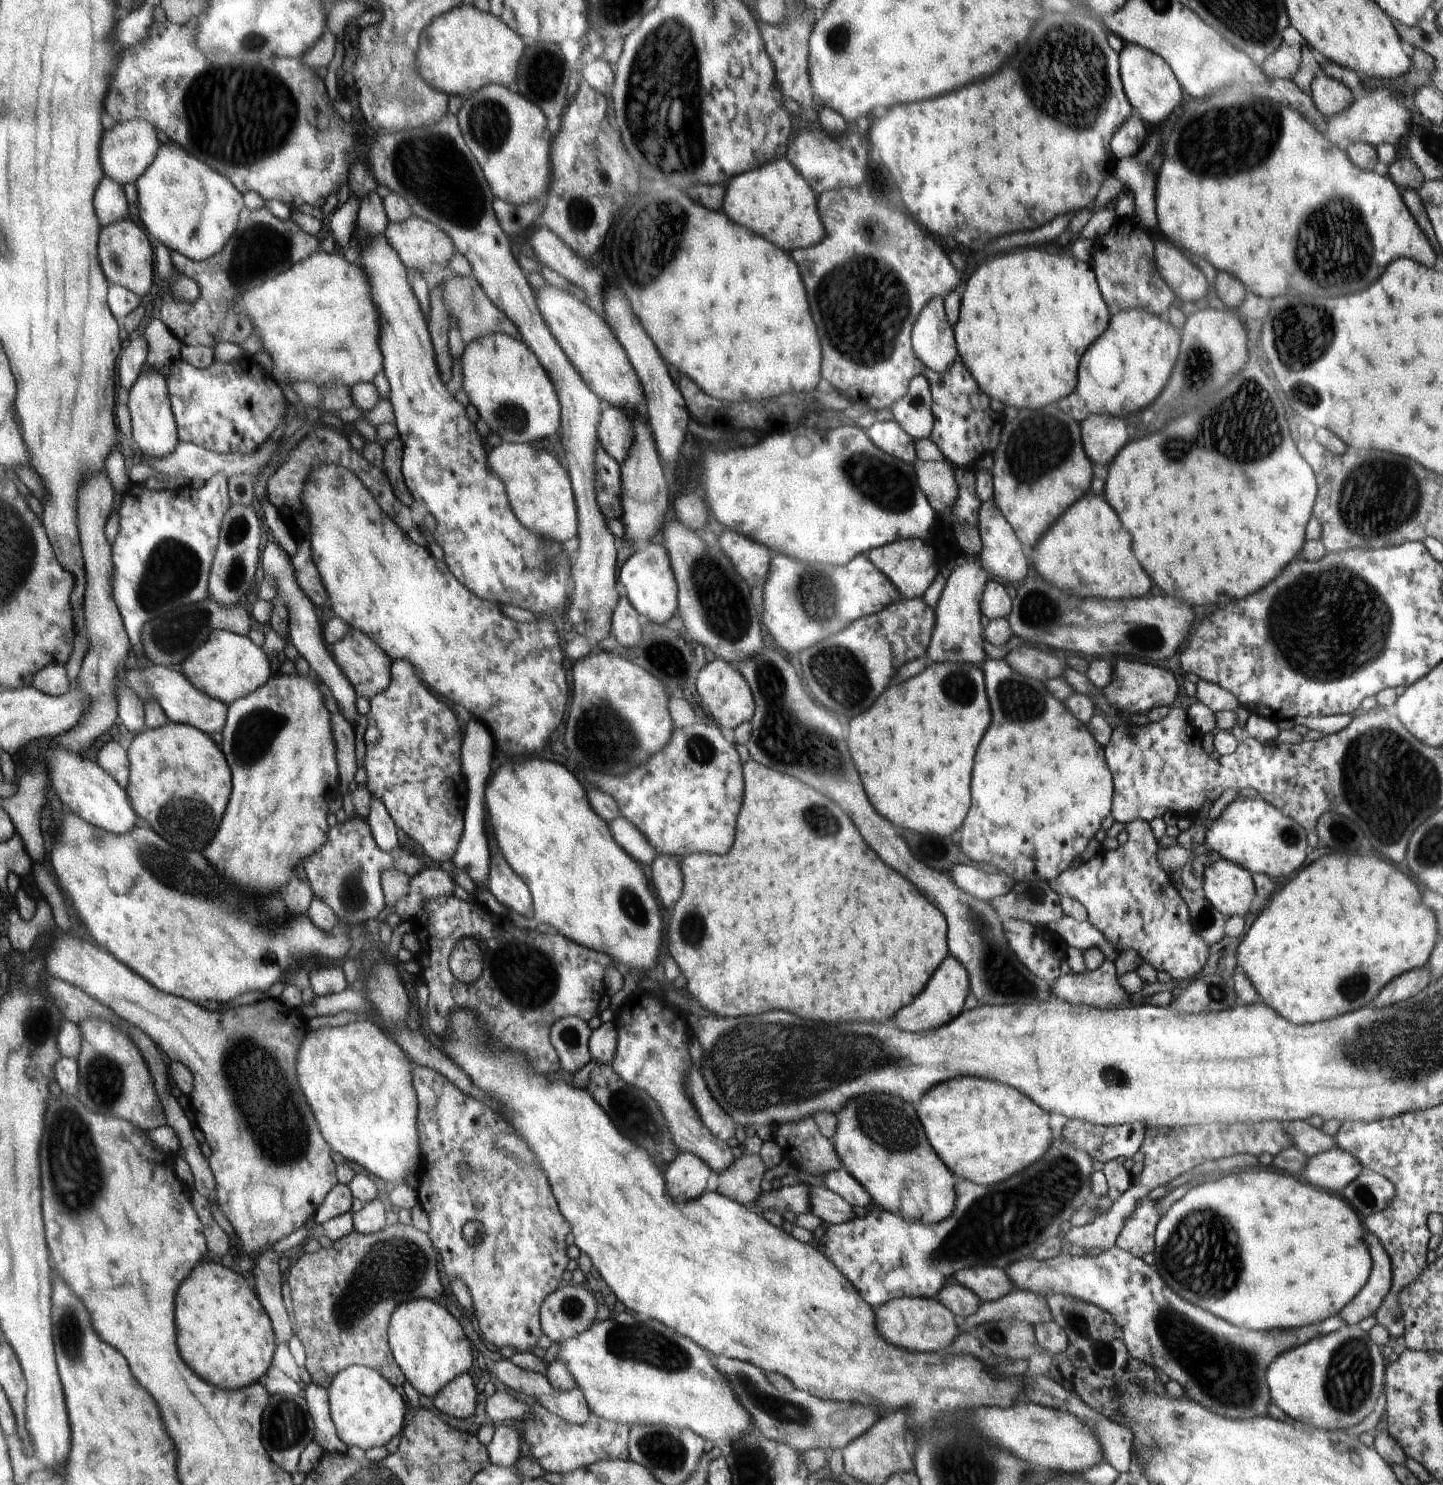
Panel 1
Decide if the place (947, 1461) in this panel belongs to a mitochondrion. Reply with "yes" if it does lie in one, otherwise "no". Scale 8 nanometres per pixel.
yes

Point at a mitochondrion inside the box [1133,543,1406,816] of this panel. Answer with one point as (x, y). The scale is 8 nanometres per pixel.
(1329, 624)

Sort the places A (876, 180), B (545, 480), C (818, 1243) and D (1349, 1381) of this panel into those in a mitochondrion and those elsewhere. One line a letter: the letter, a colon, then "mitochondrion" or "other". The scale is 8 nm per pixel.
A: other
B: other
C: other
D: mitochondrion

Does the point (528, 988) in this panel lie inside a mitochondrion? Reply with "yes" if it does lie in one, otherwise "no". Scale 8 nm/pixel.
yes

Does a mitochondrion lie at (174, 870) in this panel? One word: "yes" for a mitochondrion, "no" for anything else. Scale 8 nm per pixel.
yes

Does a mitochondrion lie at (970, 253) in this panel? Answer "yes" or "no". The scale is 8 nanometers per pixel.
no

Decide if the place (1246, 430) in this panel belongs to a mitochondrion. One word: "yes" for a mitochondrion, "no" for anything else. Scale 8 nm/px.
yes

